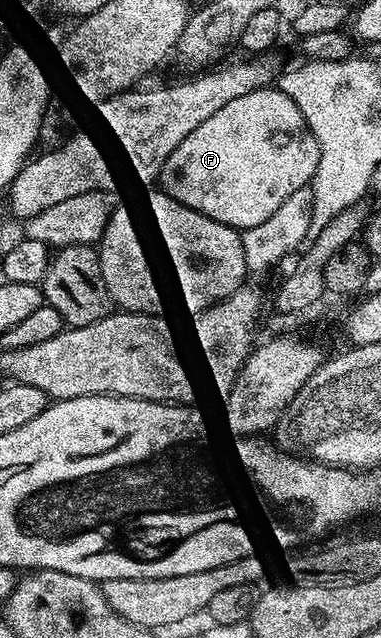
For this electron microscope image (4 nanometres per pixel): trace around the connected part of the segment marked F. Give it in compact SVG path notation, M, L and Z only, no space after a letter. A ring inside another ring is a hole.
M280 89L253 90L224 104L220 112L208 116L200 128L192 128L192 132L176 144L164 167L165 189L183 206L190 206L209 218L245 232L256 224L264 224L292 192L310 186L319 164L318 141L298 105Z

